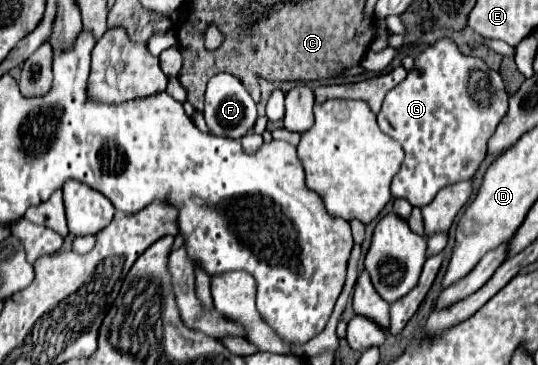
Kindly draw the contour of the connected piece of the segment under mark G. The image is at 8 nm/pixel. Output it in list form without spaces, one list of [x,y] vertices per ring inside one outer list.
[[[440,38],[414,60],[414,68],[406,78],[388,92],[382,110],[378,112],[378,126],[384,134],[398,140],[406,152],[400,172],[392,180],[392,196],[406,198],[412,206],[426,206],[436,192],[446,184],[470,180],[486,156],[486,142],[496,130],[498,122],[508,110],[508,92],[500,72],[486,66],[482,58],[466,56],[458,50],[452,38]]]

